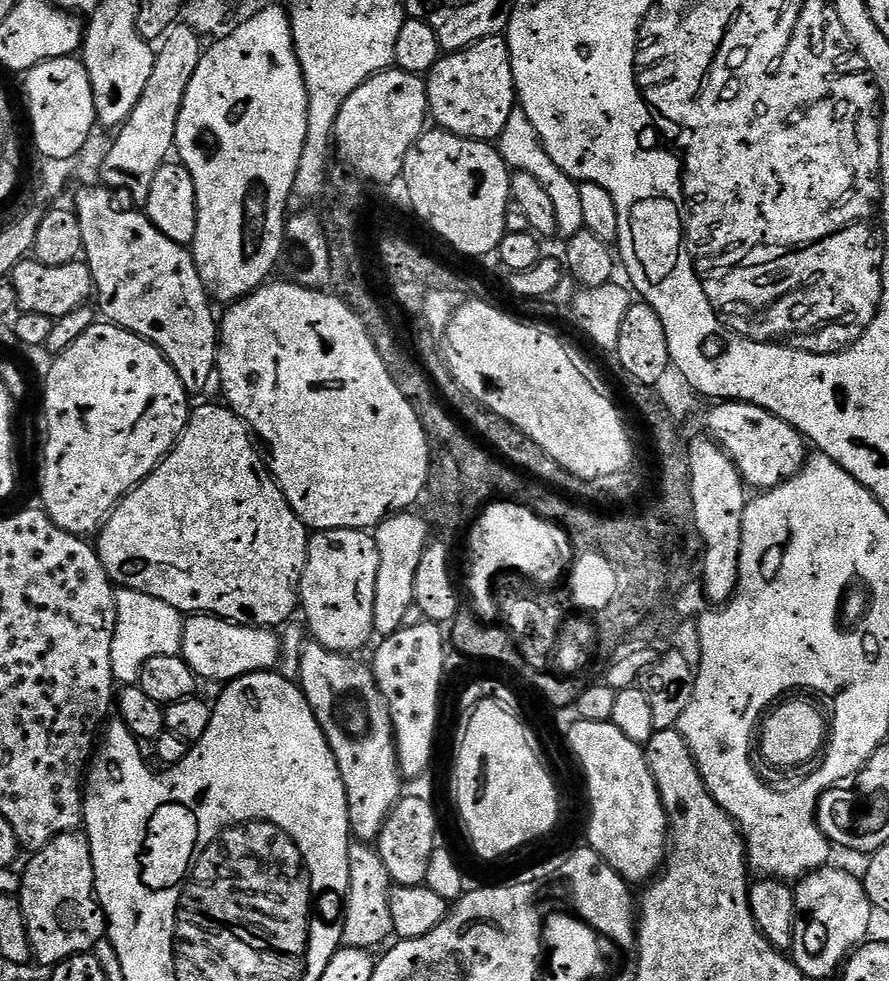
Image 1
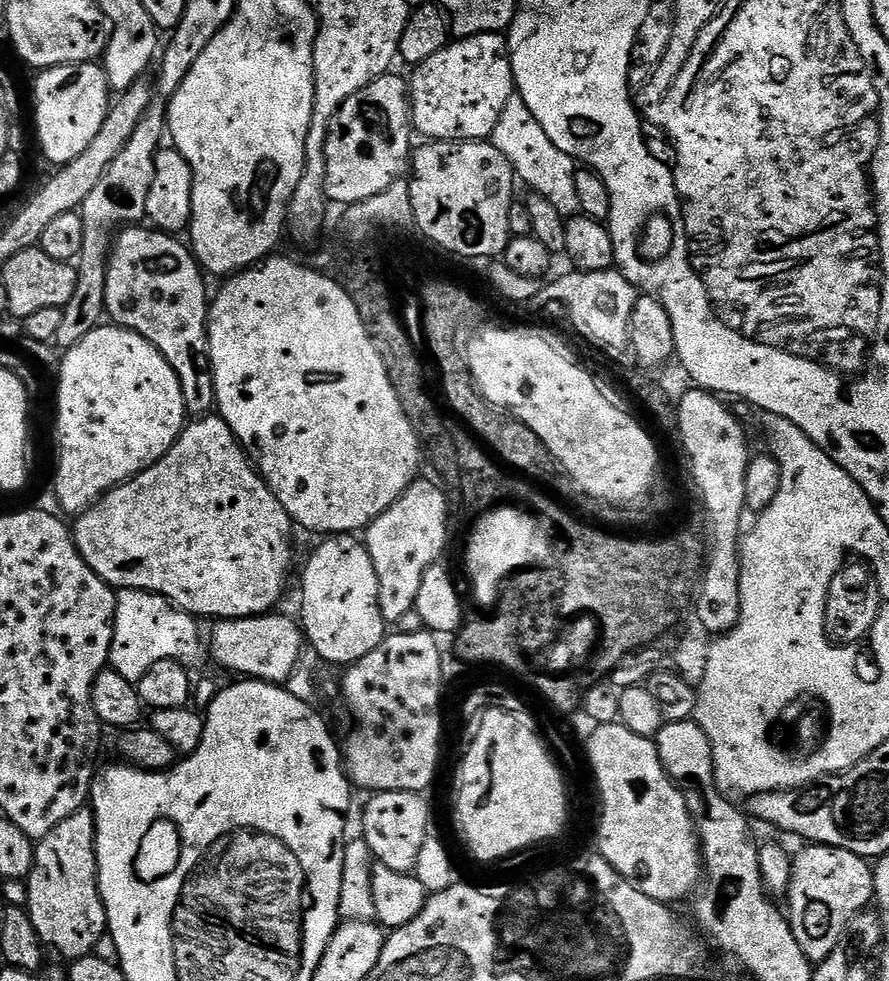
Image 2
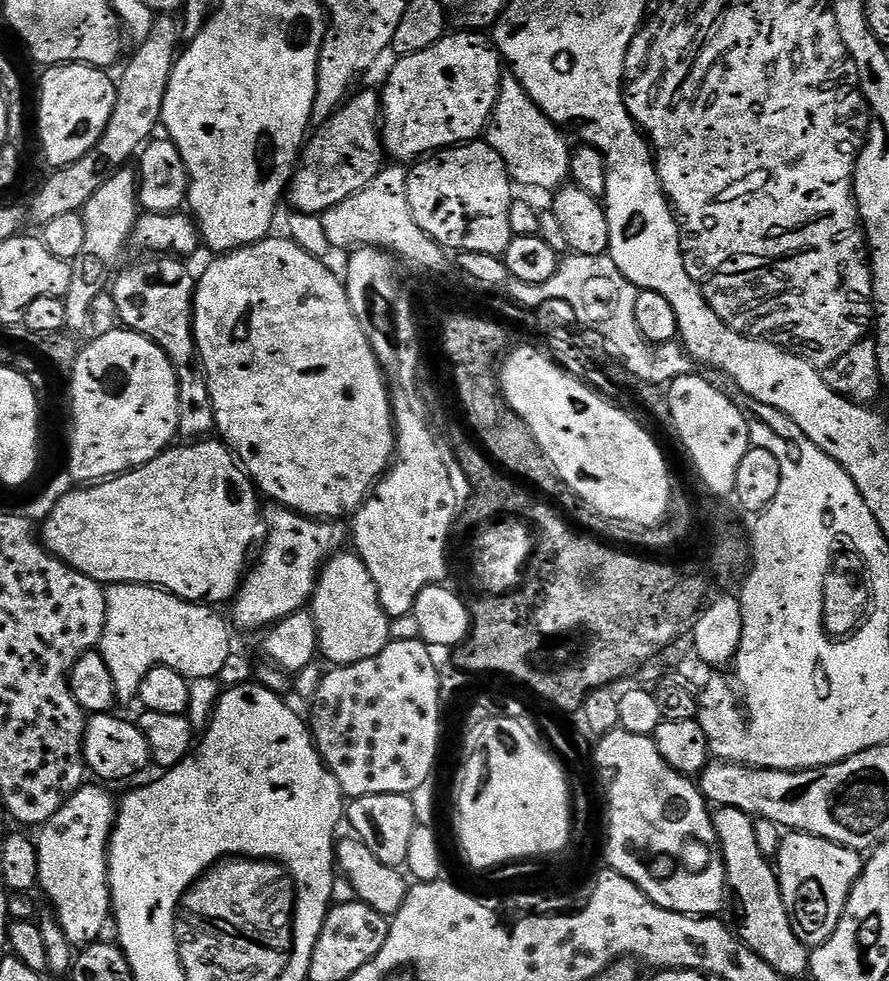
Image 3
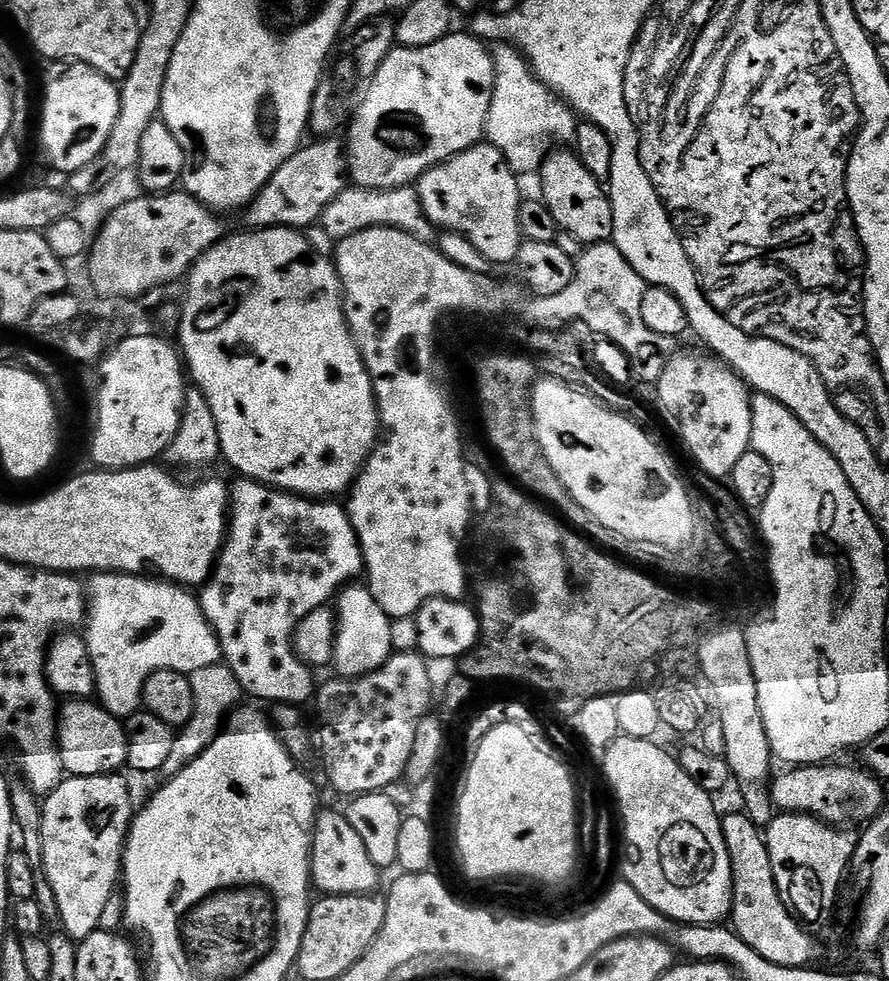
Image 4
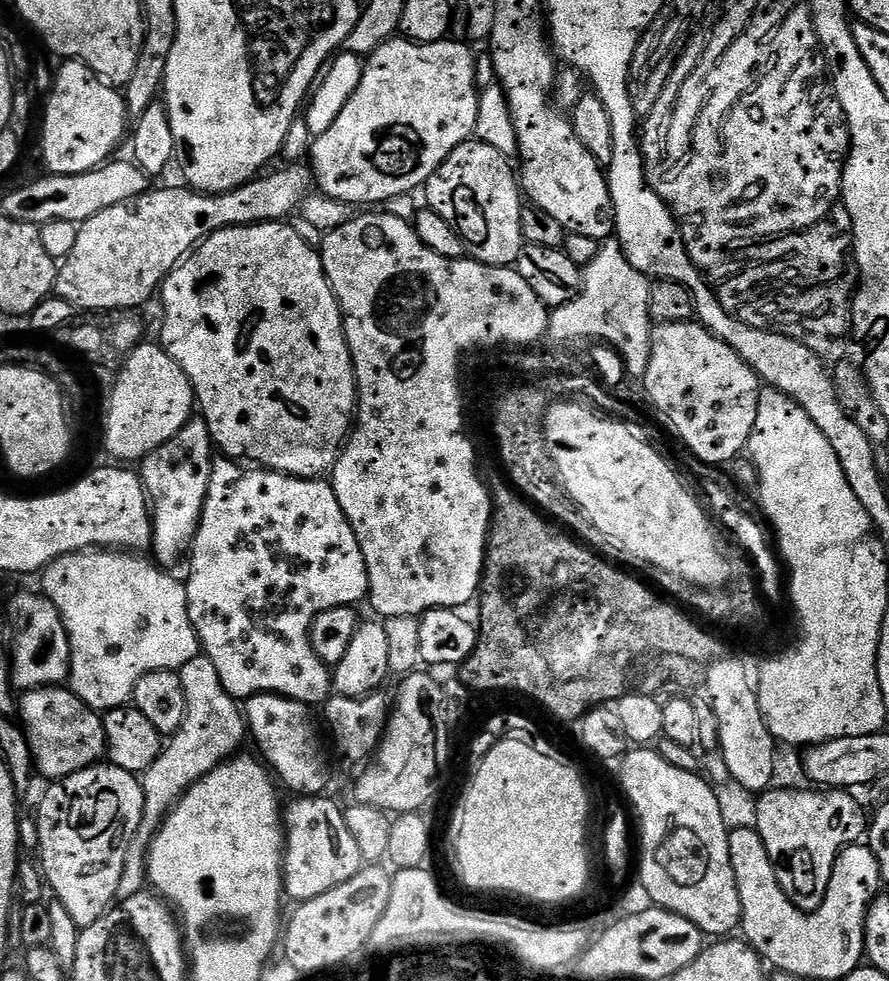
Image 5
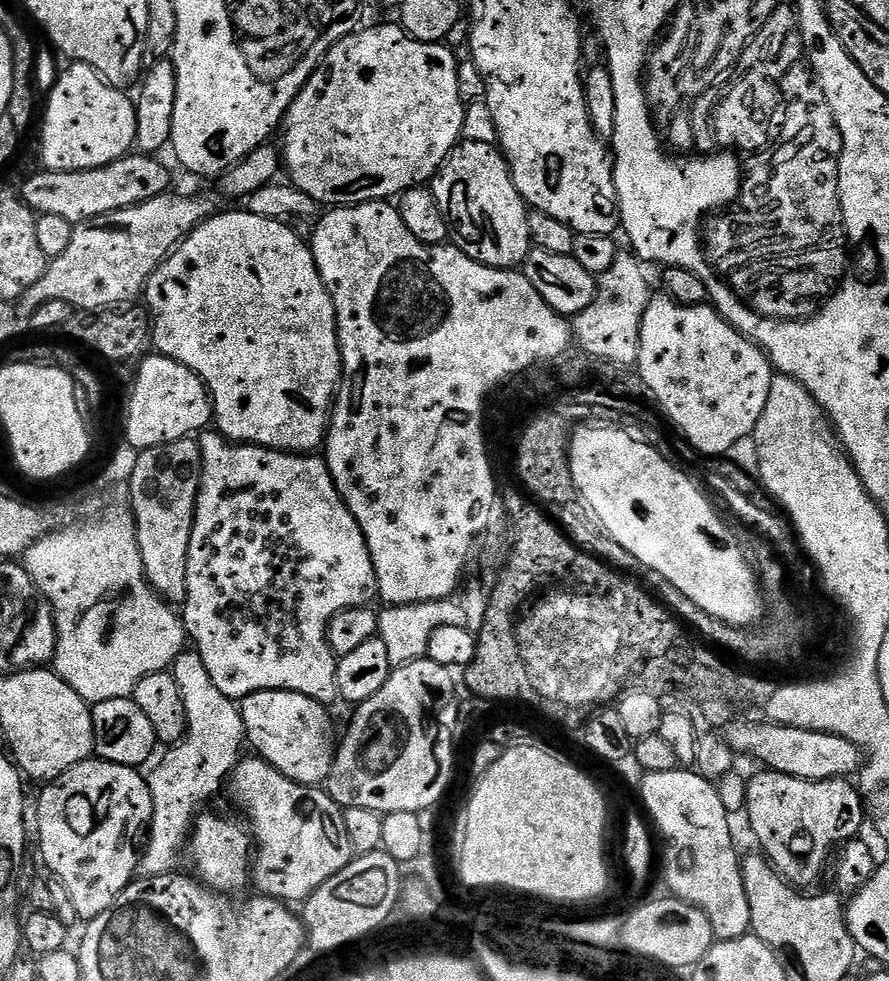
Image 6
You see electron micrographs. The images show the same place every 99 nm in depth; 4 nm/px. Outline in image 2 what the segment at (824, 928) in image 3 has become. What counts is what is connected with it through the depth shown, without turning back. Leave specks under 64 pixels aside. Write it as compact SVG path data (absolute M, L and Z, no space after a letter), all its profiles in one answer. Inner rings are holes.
M825 844L804 846L800 853L797 851L793 855L792 873L786 897L786 905L788 904L786 915L788 923L792 925L794 938L798 938L798 946L802 950L802 954L806 954L808 960L819 962L826 959L830 950L834 950L834 946L838 946L838 938L842 938L850 918L861 915L867 909L864 907L868 903L870 905L873 903L873 871L873 865L865 857L854 854L850 850L827 848Z

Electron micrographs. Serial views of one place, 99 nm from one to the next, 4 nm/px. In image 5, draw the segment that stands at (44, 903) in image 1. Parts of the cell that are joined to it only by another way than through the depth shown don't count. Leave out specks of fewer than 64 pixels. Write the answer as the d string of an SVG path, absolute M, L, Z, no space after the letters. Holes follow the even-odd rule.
M97 762L47 787L48 793L40 800L40 816L35 817L40 839L38 864L51 895L53 892L64 907L63 915L68 915L67 919L83 930L98 922L116 900L118 882L122 882L122 866L126 866L130 842L142 822L144 786L137 773L122 770L111 762Z

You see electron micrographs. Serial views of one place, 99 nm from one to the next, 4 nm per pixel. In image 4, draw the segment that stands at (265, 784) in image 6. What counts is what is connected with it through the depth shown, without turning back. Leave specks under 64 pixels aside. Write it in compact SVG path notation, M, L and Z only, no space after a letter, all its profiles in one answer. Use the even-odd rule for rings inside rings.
M321 811L312 833L312 883L329 896L366 896L377 891L378 869L370 862L362 838L350 826L347 815Z

